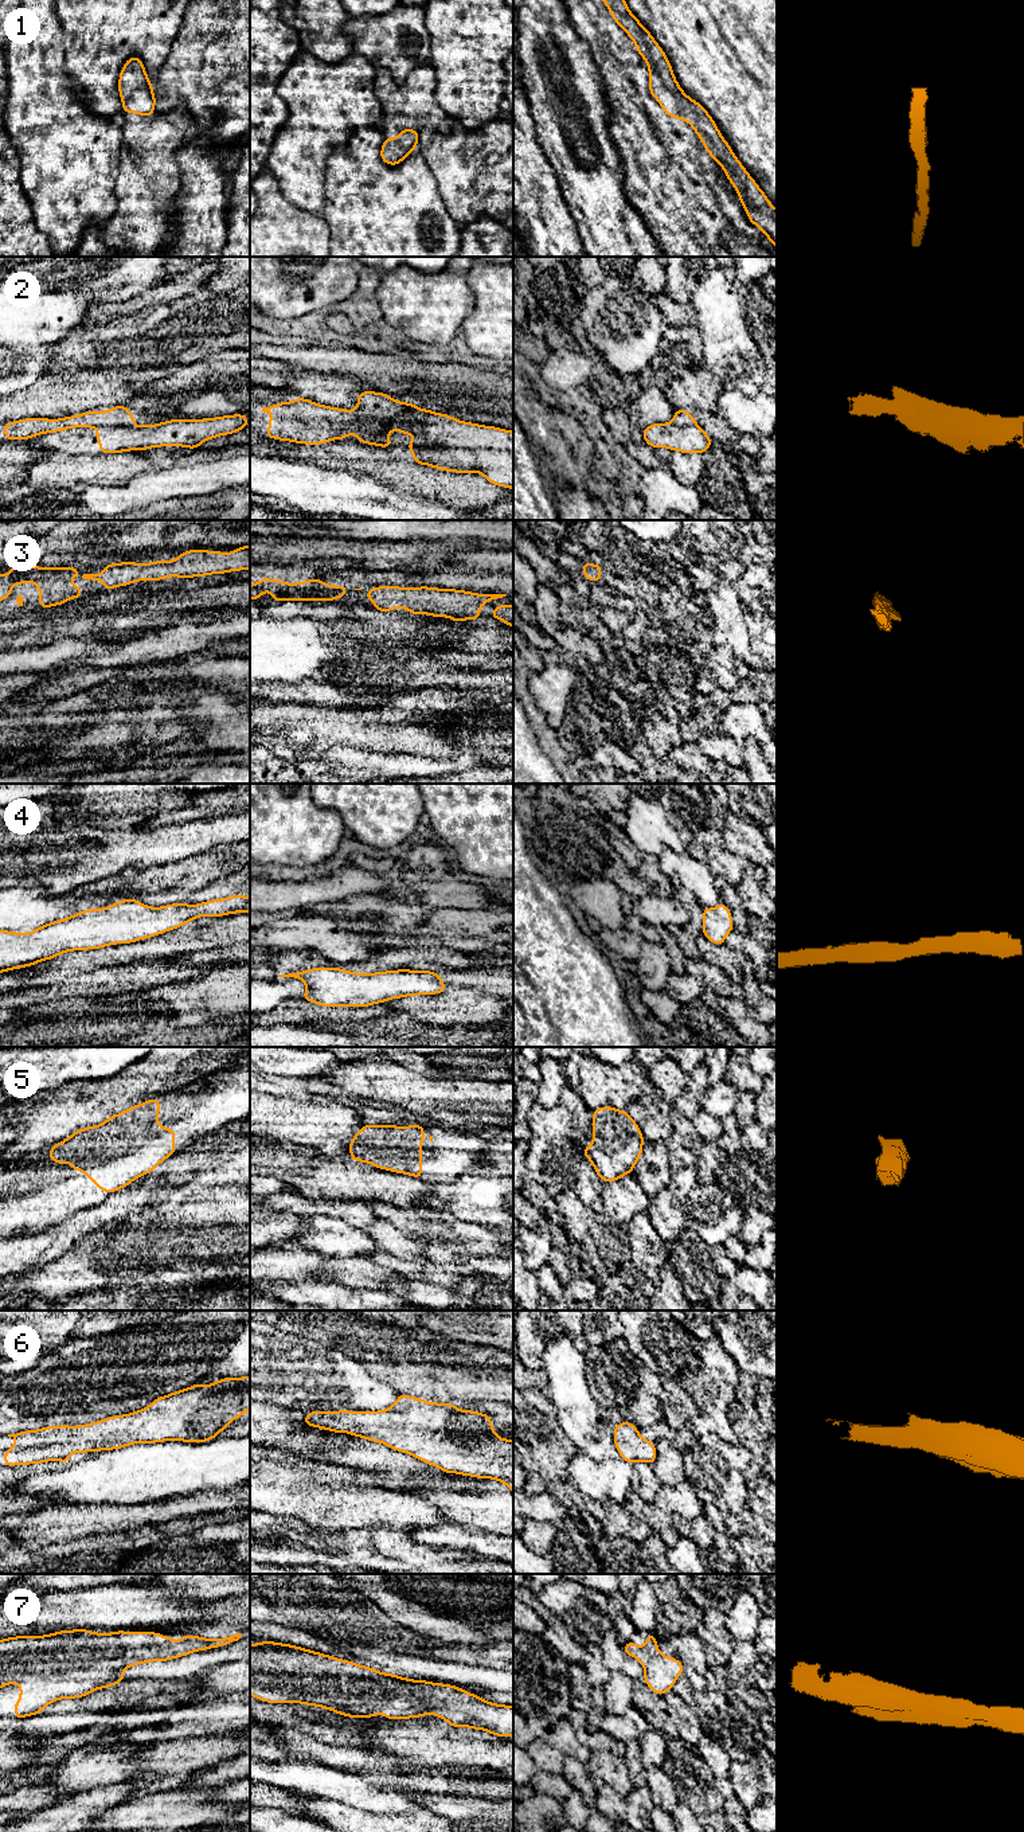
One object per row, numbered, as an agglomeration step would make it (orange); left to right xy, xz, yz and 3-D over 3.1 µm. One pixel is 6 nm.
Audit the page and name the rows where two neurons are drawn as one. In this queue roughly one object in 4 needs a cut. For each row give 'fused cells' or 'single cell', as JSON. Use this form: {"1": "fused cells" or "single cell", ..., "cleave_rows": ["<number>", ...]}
{"1": "single cell", "2": "fused cells", "3": "single cell", "4": "single cell", "5": "single cell", "6": "single cell", "7": "single cell", "cleave_rows": ["2"]}

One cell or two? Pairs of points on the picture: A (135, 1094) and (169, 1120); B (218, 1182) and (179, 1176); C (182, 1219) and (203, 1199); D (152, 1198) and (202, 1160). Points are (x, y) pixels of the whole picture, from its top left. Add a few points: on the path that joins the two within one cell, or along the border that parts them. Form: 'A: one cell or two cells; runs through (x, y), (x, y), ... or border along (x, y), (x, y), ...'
A: two cells; border along (178, 1093), (165, 1093), (160, 1098)
B: two cells; border along (222, 1166), (202, 1171), (182, 1186), (163, 1187)
C: one cell; runs through (187, 1214), (198, 1203)
D: one cell; runs through (157, 1183), (187, 1163)

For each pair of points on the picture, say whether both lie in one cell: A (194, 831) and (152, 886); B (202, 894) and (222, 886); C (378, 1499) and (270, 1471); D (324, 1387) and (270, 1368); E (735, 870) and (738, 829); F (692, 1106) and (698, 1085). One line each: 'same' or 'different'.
A: different
B: same
C: same
D: same
E: different
F: same

